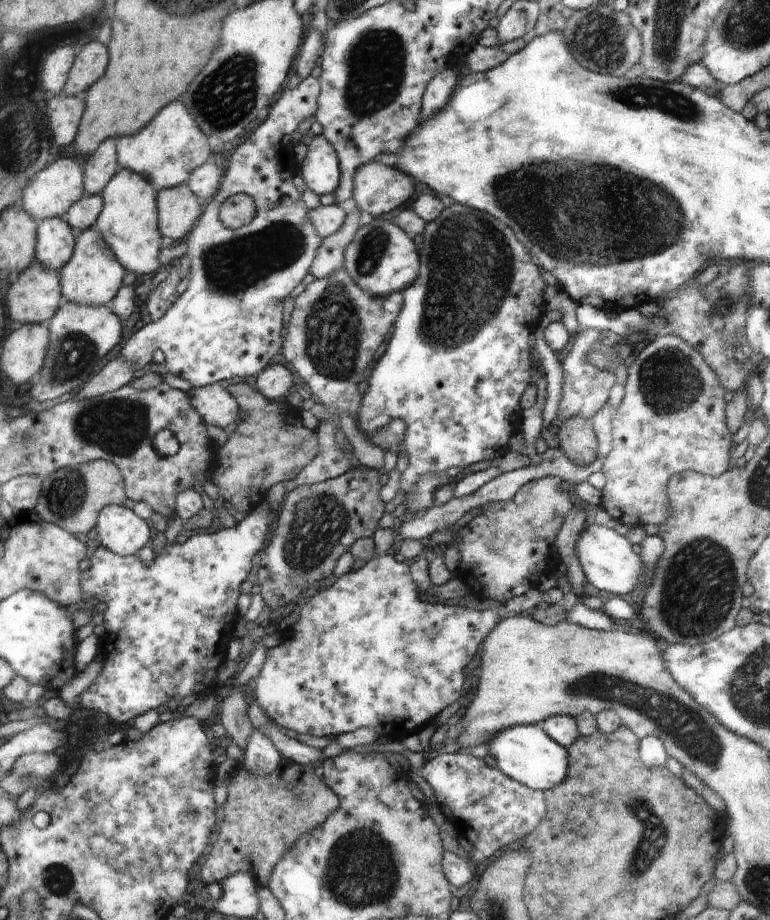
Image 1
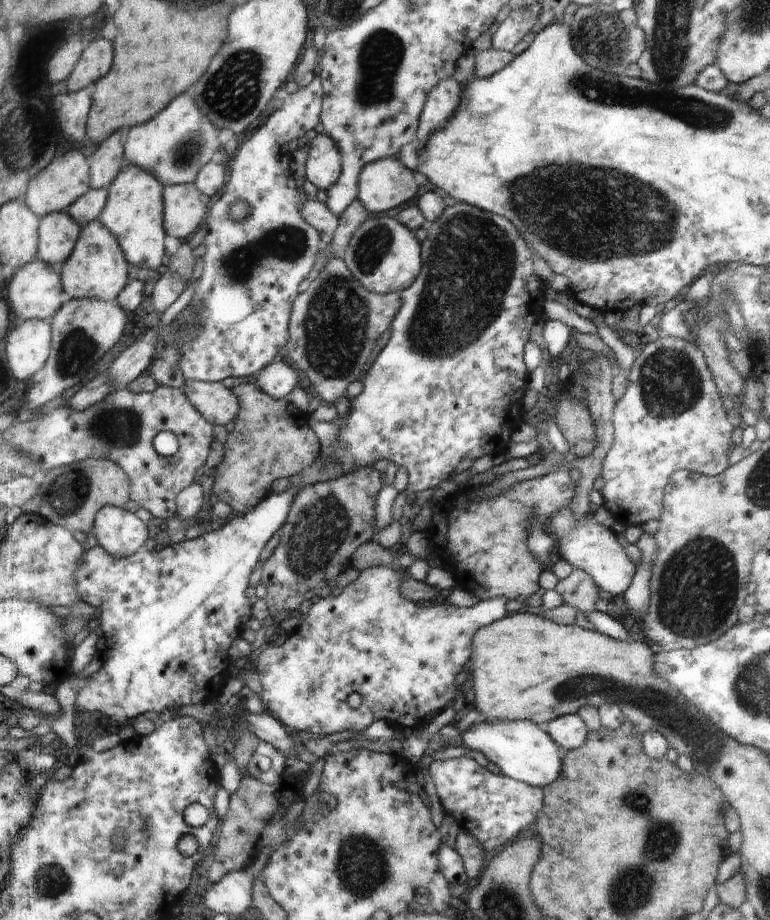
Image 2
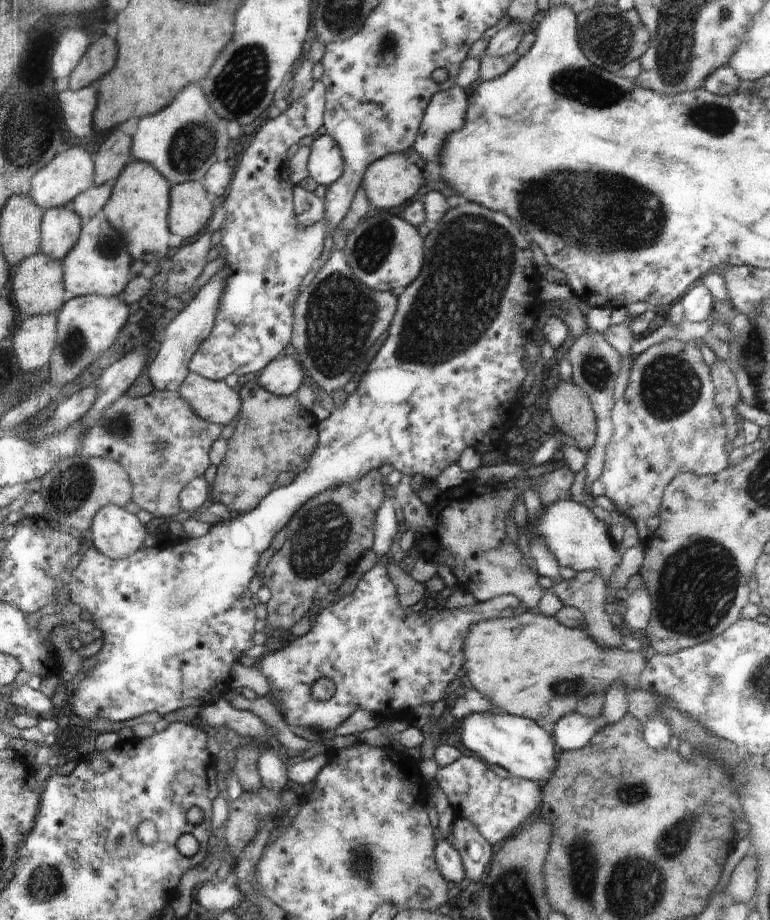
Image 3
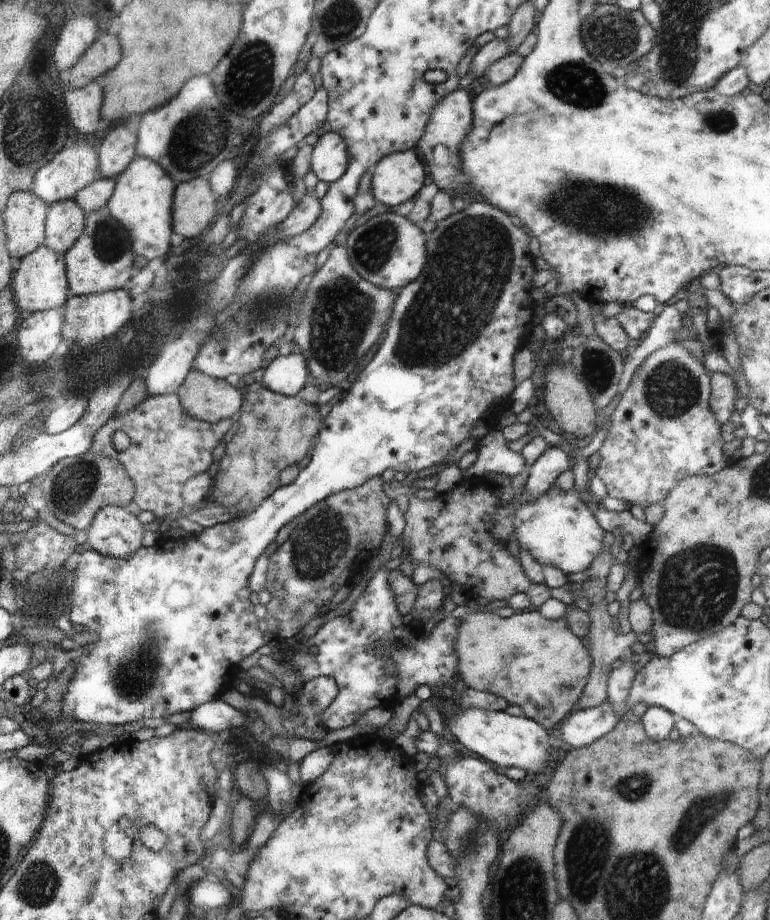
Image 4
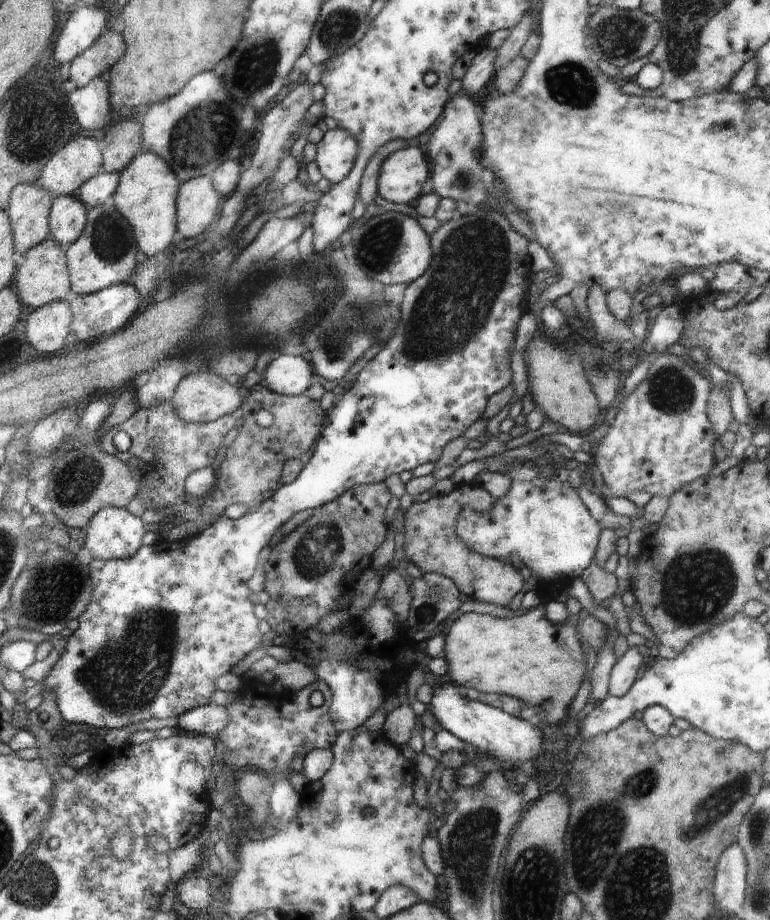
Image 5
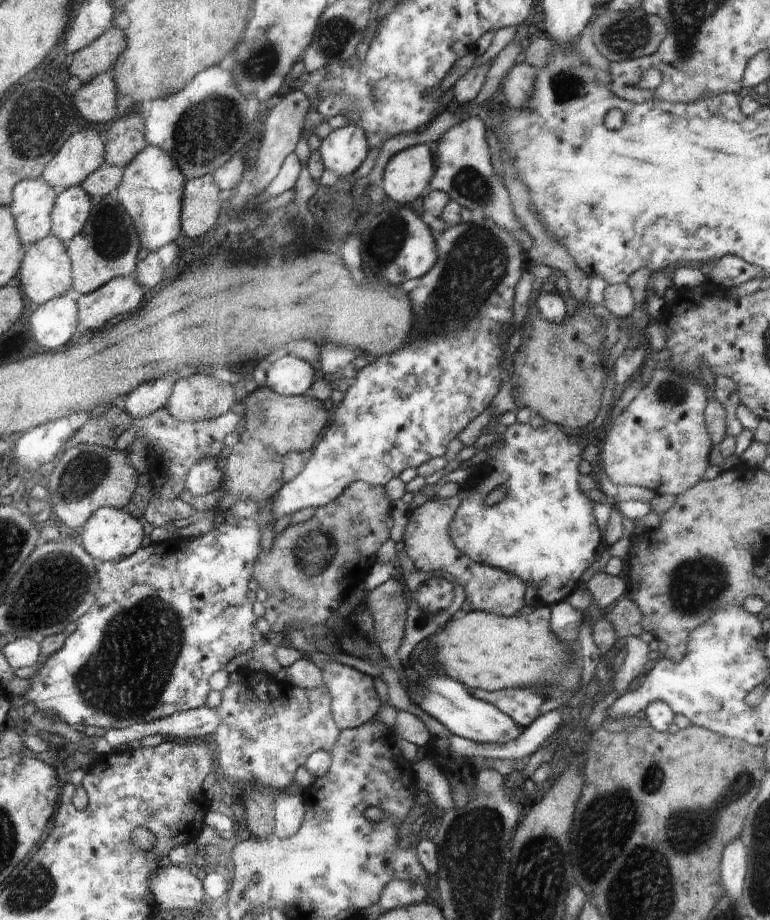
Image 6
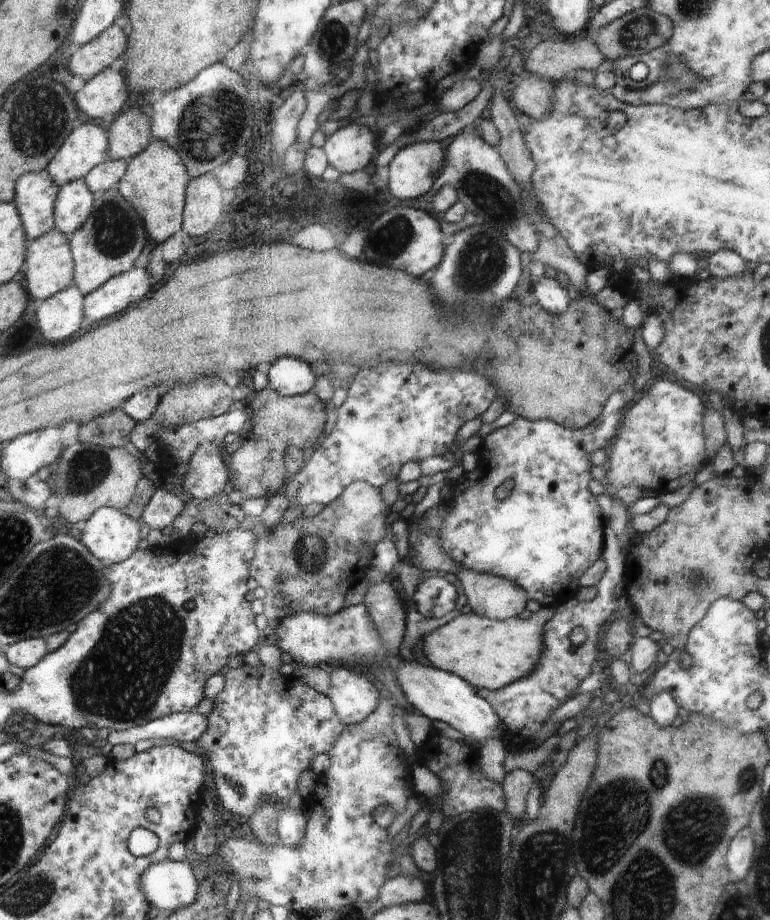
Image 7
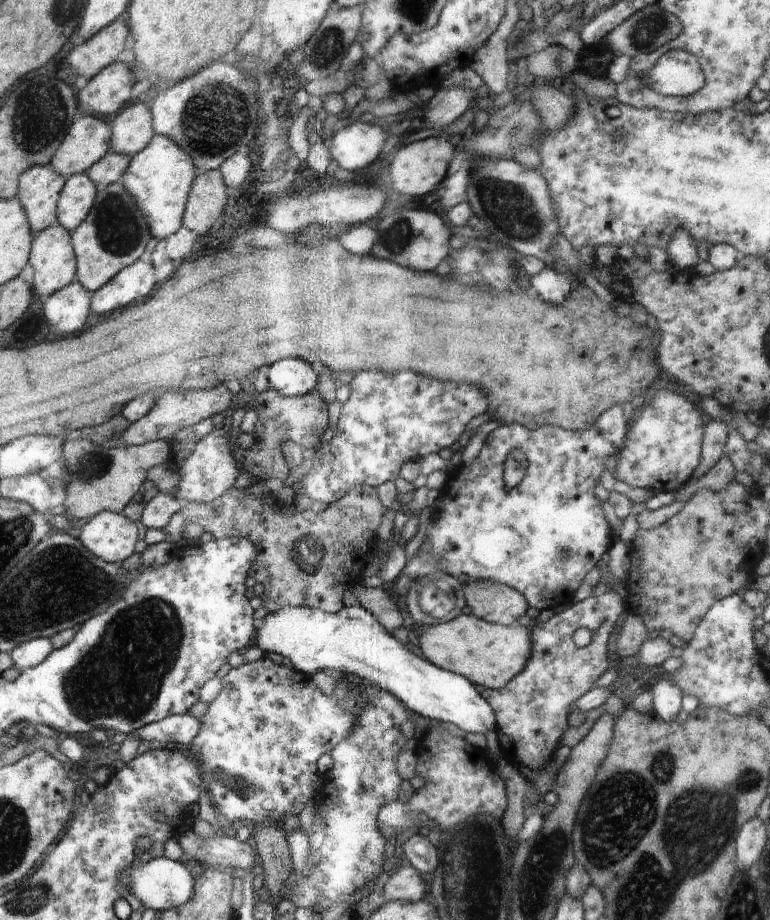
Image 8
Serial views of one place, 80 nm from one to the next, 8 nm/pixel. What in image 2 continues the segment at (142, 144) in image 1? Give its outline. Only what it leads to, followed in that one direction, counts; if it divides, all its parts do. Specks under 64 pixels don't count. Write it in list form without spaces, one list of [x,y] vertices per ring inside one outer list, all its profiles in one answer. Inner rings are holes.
[[[190,94],[180,96],[180,100],[172,100],[172,108],[164,108],[156,120],[148,120],[148,124],[140,124],[140,128],[132,127],[123,146],[126,162],[134,163],[146,172],[152,173],[165,187],[194,183],[200,170],[210,162],[218,148],[218,128],[210,124],[210,120],[198,110],[194,98]]]

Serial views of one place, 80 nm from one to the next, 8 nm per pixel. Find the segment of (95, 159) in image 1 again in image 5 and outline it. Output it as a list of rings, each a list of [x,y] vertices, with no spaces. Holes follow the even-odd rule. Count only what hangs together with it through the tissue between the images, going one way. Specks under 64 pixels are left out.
[[[135,119],[124,120],[124,122],[117,122],[100,134],[102,142],[105,144],[102,148],[102,166],[108,172],[119,172],[122,174],[123,170],[130,164],[130,161],[143,150],[143,134],[141,121]]]

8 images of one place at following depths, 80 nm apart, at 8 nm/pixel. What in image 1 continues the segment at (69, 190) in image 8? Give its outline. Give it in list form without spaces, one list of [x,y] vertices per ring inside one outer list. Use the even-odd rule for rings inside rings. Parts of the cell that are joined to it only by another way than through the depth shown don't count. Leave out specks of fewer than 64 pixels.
[[[64,217],[44,219],[39,226],[36,258],[50,268],[62,268],[70,262],[74,248],[74,232]]]

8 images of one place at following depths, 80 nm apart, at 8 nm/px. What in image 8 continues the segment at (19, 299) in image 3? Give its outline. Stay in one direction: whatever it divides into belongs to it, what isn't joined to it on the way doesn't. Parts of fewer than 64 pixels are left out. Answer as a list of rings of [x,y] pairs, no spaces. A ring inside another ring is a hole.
[[[55,224],[36,235],[31,265],[35,270],[32,288],[38,296],[54,295],[74,283],[77,258],[74,258],[68,231],[64,225]]]

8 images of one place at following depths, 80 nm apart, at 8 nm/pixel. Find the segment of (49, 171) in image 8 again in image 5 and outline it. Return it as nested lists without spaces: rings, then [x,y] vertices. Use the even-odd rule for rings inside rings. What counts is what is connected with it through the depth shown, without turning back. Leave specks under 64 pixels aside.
[[[38,182],[20,183],[11,192],[8,214],[15,230],[15,245],[20,254],[46,240],[48,214],[51,214],[50,193]]]

